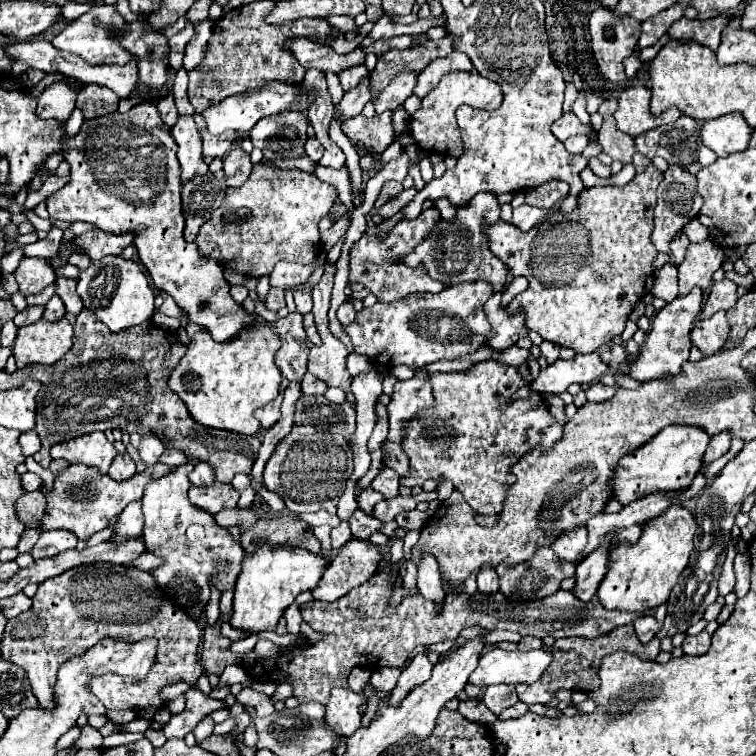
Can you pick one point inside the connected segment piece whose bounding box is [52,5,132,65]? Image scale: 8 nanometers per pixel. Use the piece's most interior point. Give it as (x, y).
(81, 37)

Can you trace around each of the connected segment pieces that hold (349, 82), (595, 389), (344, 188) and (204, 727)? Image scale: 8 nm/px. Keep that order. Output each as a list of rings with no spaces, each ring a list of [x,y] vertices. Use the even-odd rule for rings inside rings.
[[[364,65],[350,67],[350,69],[344,69],[344,71],[338,73],[338,77],[340,77],[340,85],[342,85],[344,91],[354,89],[354,87],[358,85],[358,81],[360,81],[362,77],[366,77],[366,75],[368,75],[368,69],[366,69]]]
[[[592,383],[586,391],[586,399],[590,402],[602,402],[604,399],[610,399],[616,393],[614,387],[606,387],[600,383]]]
[[[316,165],[314,175],[318,175],[322,181],[332,183],[332,185],[338,189],[338,193],[340,193],[342,201],[346,203],[346,207],[352,205],[350,195],[348,195],[348,193],[350,193],[350,177],[348,177],[348,169],[346,169],[346,167],[344,167],[344,169],[330,169],[330,167]],[[346,197],[348,197],[348,199],[346,199]]]
[[[204,717],[204,719],[196,725],[196,729],[194,729],[192,733],[194,733],[196,741],[198,741],[198,743],[202,743],[206,737],[210,737],[210,735],[212,735],[212,729],[214,729],[214,721],[212,721],[210,717]]]

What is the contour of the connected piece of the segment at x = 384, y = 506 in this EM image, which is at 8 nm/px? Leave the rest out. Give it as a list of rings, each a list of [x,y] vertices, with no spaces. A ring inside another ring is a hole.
[[[422,491],[420,494],[414,496],[402,497],[400,495],[396,496],[393,499],[384,499],[374,507],[374,517],[380,519],[380,521],[392,521],[400,510],[412,510],[416,509],[416,505],[419,502],[427,501],[430,502],[432,499],[437,498],[437,491],[432,492]]]

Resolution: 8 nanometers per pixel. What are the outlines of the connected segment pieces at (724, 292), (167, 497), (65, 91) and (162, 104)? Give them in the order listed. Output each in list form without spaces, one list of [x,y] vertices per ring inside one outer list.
[[[730,279],[716,281],[716,283],[712,285],[712,291],[710,291],[710,295],[708,295],[706,303],[704,303],[704,309],[702,309],[700,317],[702,317],[702,319],[708,319],[708,317],[712,317],[716,311],[720,311],[720,309],[724,309],[724,311],[732,309],[732,307],[736,305],[736,299],[738,299],[738,297],[736,297],[736,285],[734,285]]]
[[[192,463],[180,465],[172,469],[162,479],[154,479],[146,483],[144,497],[142,497],[142,511],[146,517],[144,523],[144,541],[146,547],[164,559],[164,565],[150,571],[154,579],[158,581],[160,589],[178,605],[182,605],[194,621],[200,621],[204,617],[204,609],[210,599],[208,589],[208,575],[218,571],[218,577],[214,577],[214,583],[218,591],[232,589],[236,583],[236,577],[240,573],[242,561],[246,557],[240,543],[236,543],[228,529],[216,525],[214,517],[198,507],[192,507],[188,501],[188,473],[192,471]]]
[[[62,81],[52,83],[44,89],[44,93],[38,97],[36,115],[40,119],[56,119],[58,123],[66,123],[76,107],[76,93]]]
[[[168,93],[166,97],[162,97],[156,107],[158,107],[158,111],[160,111],[162,121],[164,121],[168,127],[174,127],[174,123],[178,121],[178,109],[176,109],[176,105],[174,105],[172,93]]]

